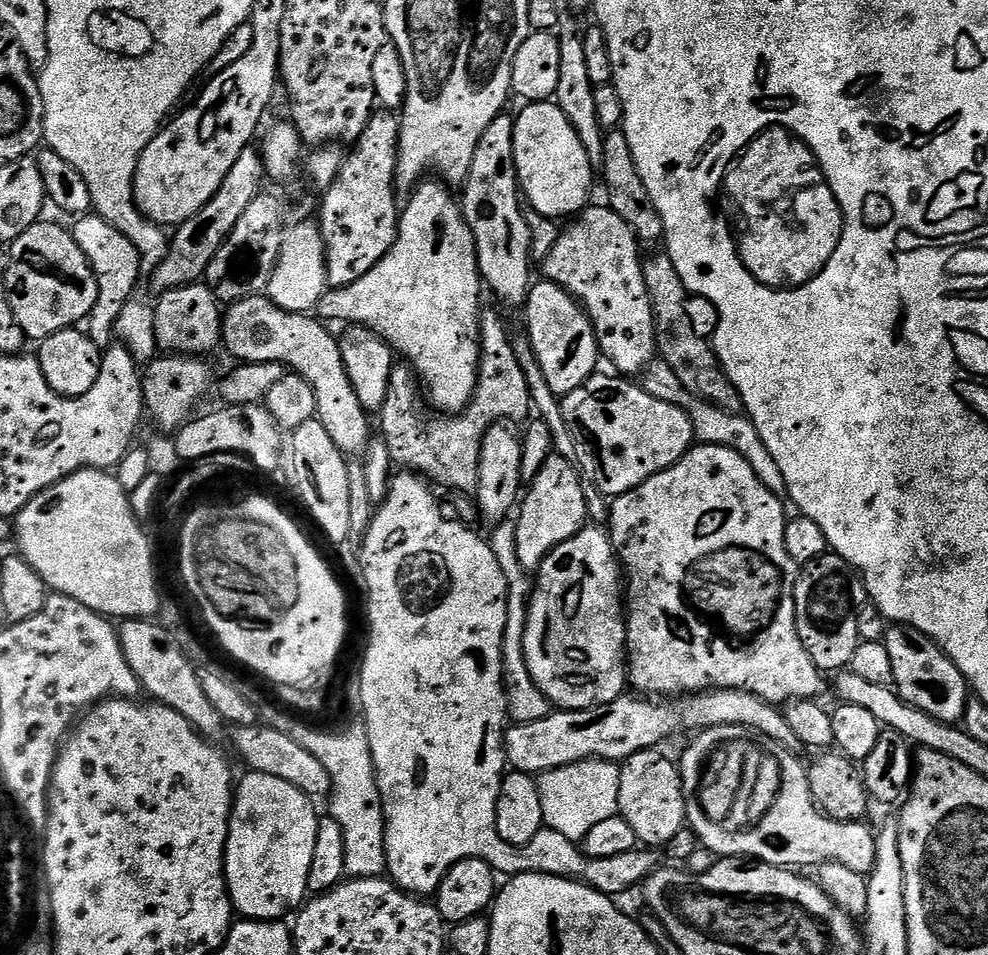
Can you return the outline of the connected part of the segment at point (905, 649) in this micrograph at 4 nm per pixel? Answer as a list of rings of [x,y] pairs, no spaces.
[[[905,624],[889,627],[882,641],[890,653],[894,666],[894,690],[907,704],[938,718],[944,724],[959,725],[970,699],[968,681],[954,666],[954,662],[926,634],[908,628]]]

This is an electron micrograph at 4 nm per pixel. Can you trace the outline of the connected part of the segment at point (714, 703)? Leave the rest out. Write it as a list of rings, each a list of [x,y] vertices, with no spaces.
[[[714,688],[679,698],[664,698],[659,702],[636,694],[625,694],[597,708],[583,708],[577,712],[552,710],[541,720],[513,723],[504,734],[505,759],[513,771],[538,776],[587,759],[623,762],[636,752],[660,746],[675,732],[692,734],[718,726],[749,728],[762,733],[764,739],[772,744],[785,744],[793,750],[799,749],[802,744],[798,734],[790,730],[790,722],[777,705],[767,704],[749,692]]]

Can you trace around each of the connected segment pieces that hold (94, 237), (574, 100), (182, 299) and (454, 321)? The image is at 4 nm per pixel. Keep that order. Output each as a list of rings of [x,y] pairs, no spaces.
[[[87,213],[73,224],[75,225],[70,228],[72,237],[86,256],[95,281],[98,282],[98,298],[87,318],[86,331],[96,346],[106,350],[113,343],[118,315],[135,295],[134,286],[139,276],[142,276],[140,255],[134,244],[120,230],[115,230],[114,226],[110,226],[95,213]]]
[[[564,14],[560,17],[558,35],[560,37],[560,49],[562,50],[561,69],[558,74],[558,90],[554,97],[554,103],[560,107],[562,114],[574,126],[578,134],[578,142],[582,142],[582,150],[590,158],[593,169],[603,169],[602,156],[604,150],[605,128],[599,124],[595,92],[597,85],[590,82],[590,73],[586,67],[586,50],[584,49],[583,35],[576,33],[577,17],[572,14]]]
[[[197,282],[181,288],[171,288],[159,298],[161,300],[155,301],[154,304],[154,334],[156,335],[156,347],[161,353],[200,358],[204,356],[203,352],[212,352],[215,348],[221,347],[222,305],[207,283]]]
[[[424,182],[411,193],[408,205],[403,205],[400,214],[400,228],[396,231],[396,241],[392,249],[385,254],[382,262],[370,270],[370,274],[362,274],[358,282],[354,282],[345,288],[334,288],[324,293],[323,298],[319,300],[318,306],[314,309],[319,319],[345,320],[343,323],[348,326],[363,326],[369,328],[371,332],[376,332],[384,341],[391,346],[393,353],[405,356],[407,367],[411,368],[418,377],[419,387],[426,397],[427,403],[431,405],[437,413],[455,414],[464,411],[468,403],[472,401],[472,395],[476,393],[476,377],[480,375],[480,318],[482,307],[480,308],[480,288],[482,292],[482,277],[480,267],[476,261],[476,243],[474,234],[464,217],[464,210],[459,199],[451,196],[449,189],[443,183],[428,184]]]

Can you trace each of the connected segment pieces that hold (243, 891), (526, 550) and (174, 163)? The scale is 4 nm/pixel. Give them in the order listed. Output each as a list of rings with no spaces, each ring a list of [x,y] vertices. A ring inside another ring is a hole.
[[[251,770],[239,777],[234,788],[232,817],[228,819],[228,841],[224,847],[224,880],[228,883],[228,896],[232,907],[241,917],[250,920],[279,921],[293,908],[305,903],[308,891],[310,861],[314,859],[314,842],[318,838],[318,812],[312,809],[313,801],[298,786],[282,782],[271,774]]]
[[[555,454],[549,456],[540,473],[527,485],[526,495],[518,508],[520,516],[515,517],[518,560],[524,568],[539,569],[540,563],[553,548],[574,538],[574,534],[585,527],[589,515],[586,498],[582,494],[583,485],[577,465]]]
[[[259,12],[254,16],[256,37],[248,53],[238,57],[229,68],[222,69],[180,117],[169,119],[140,155],[132,183],[132,198],[141,214],[158,225],[185,224],[218,194],[222,178],[230,174],[230,166],[238,162],[238,154],[250,147],[276,88],[278,92],[278,16],[277,13]]]

